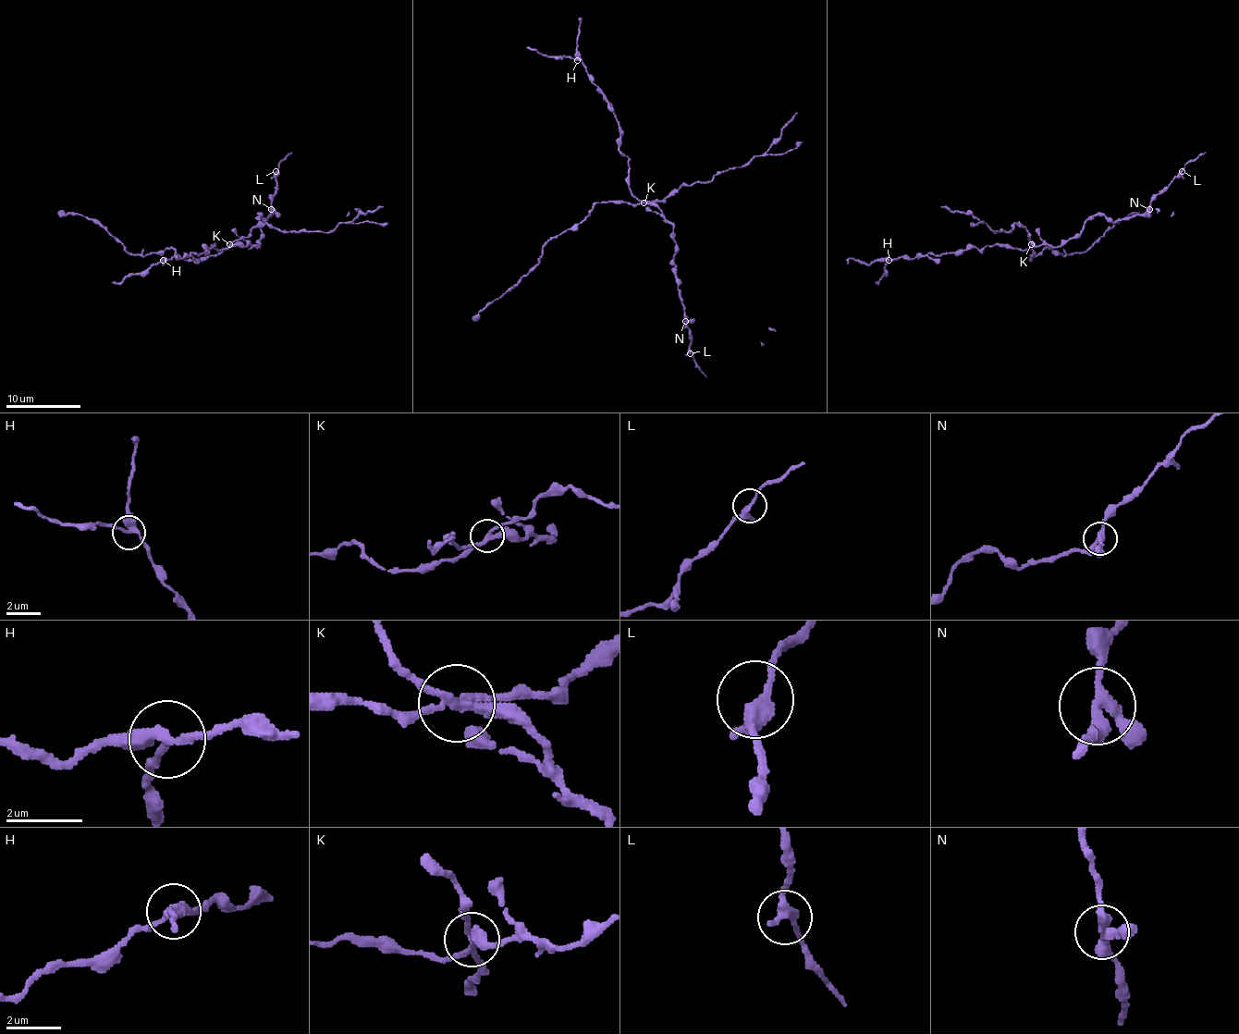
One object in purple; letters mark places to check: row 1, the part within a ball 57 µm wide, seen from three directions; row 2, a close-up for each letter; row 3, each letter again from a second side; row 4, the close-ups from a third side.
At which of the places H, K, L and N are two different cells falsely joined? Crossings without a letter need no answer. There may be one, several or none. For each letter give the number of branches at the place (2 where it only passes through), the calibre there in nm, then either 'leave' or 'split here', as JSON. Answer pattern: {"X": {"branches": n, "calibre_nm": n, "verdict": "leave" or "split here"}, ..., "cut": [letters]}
{"H": {"branches": 3, "calibre_nm": 280, "verdict": "split here"}, "K": {"branches": 3, "calibre_nm": 240, "verdict": "split here"}, "L": {"branches": 3, "calibre_nm": 280, "verdict": "leave"}, "N": {"branches": 3, "calibre_nm": 280, "verdict": "leave"}, "cut": ["H", "K"]}

